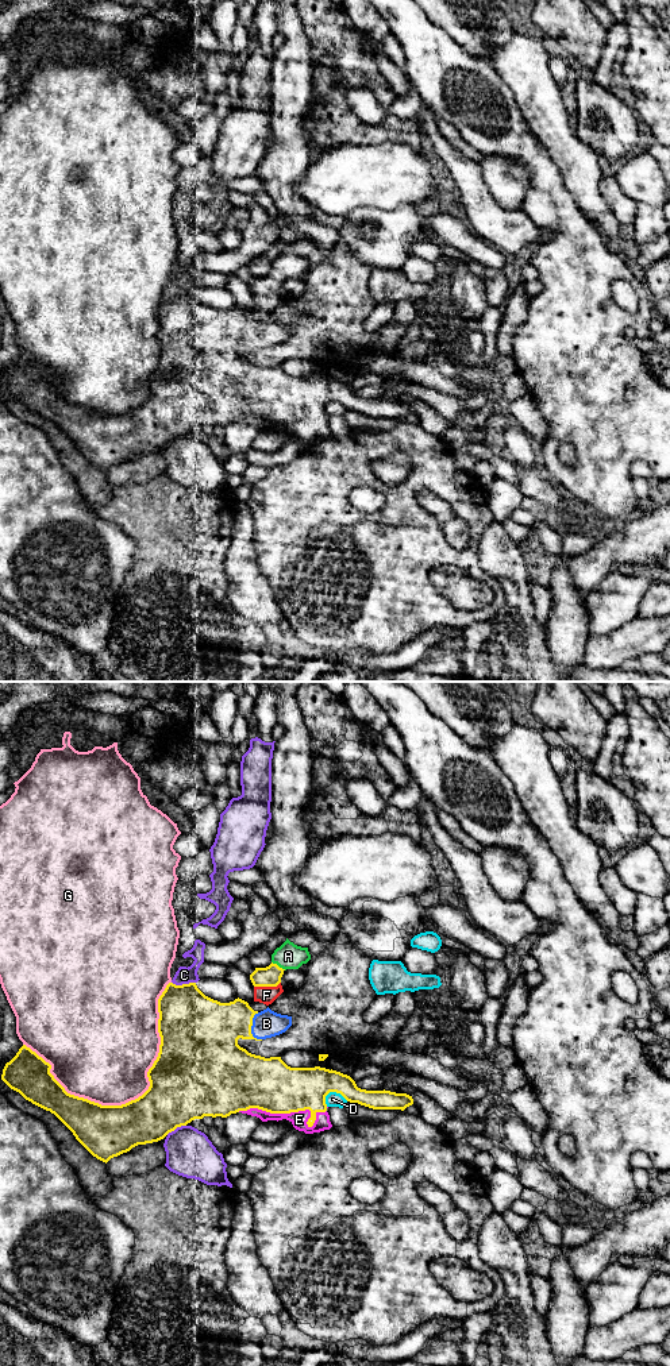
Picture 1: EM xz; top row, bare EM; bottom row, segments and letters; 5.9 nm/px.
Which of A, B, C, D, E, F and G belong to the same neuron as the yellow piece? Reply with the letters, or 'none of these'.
A, B, E, F

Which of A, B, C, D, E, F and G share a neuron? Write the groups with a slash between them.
A B E F / C / D / G

